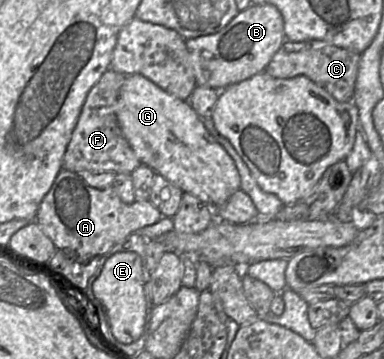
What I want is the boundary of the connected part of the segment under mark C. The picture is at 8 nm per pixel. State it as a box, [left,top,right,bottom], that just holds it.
[265,40,361,102]

